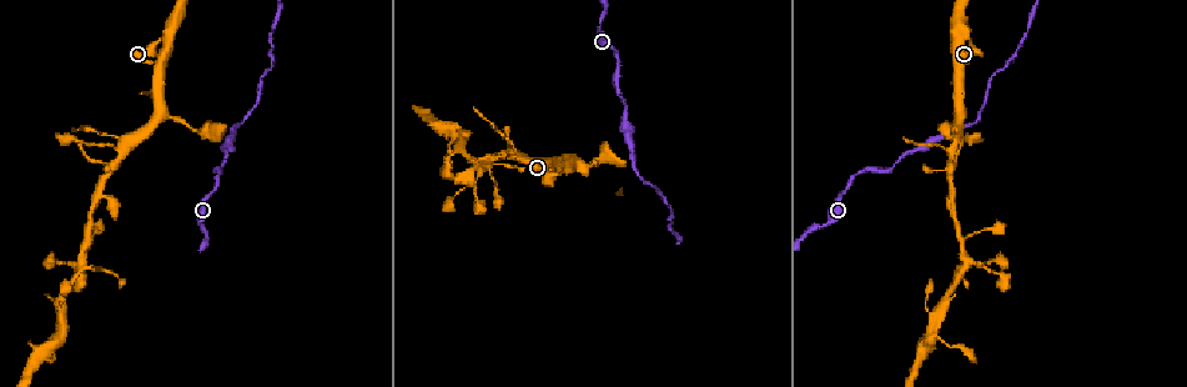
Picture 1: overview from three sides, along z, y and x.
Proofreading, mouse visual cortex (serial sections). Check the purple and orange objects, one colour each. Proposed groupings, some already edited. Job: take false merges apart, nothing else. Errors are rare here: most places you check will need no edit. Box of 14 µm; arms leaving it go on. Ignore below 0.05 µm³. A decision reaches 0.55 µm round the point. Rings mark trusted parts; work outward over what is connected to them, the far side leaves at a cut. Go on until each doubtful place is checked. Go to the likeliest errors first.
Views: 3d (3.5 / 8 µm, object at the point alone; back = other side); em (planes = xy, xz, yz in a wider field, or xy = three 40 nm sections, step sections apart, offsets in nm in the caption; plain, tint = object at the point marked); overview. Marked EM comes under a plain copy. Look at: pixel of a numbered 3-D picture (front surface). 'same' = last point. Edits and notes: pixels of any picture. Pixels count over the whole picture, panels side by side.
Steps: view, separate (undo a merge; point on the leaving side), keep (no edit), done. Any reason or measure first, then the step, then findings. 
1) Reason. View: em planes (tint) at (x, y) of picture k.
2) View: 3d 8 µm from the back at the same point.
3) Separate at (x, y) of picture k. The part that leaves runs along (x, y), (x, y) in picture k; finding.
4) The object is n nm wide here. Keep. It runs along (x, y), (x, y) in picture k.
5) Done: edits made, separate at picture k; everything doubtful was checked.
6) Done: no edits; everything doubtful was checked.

Side arm on a straight run. View: 3d 3.5 µm from the back at (963, 239) of picture 1.

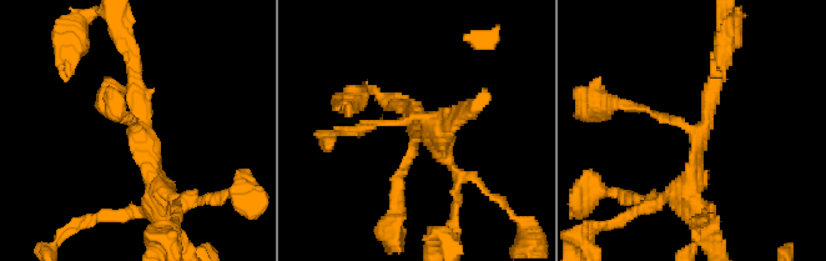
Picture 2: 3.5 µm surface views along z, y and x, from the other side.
3 arms meet here; the arms are 150, 200, 250 nm wide; shape alone is not enough. View: em xy step 3 (tint) at (133, 130) of picture 2.

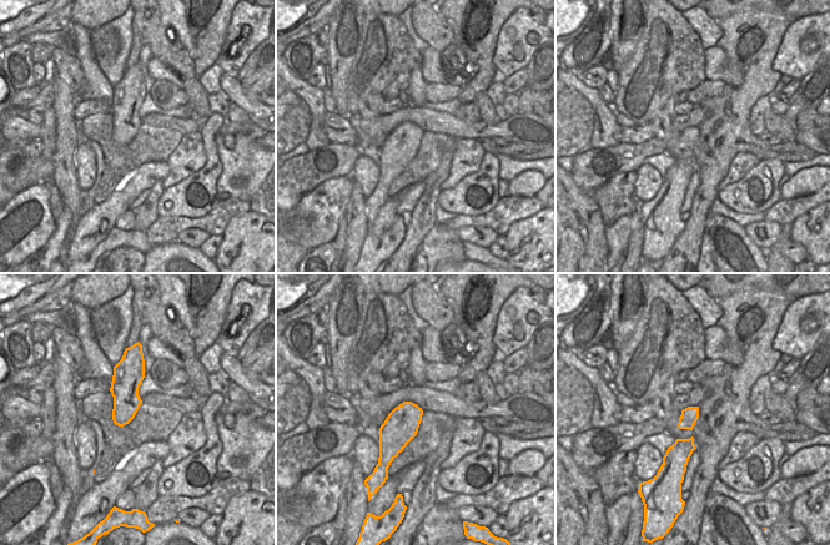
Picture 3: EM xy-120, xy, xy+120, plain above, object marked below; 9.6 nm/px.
Keep. It runs along (718, 70), (699, 135), (619, 105) in picture 2; one cell here.

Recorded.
Sudden change in width. View: 3d 3.5 µm at (967, 262) of picture 1.

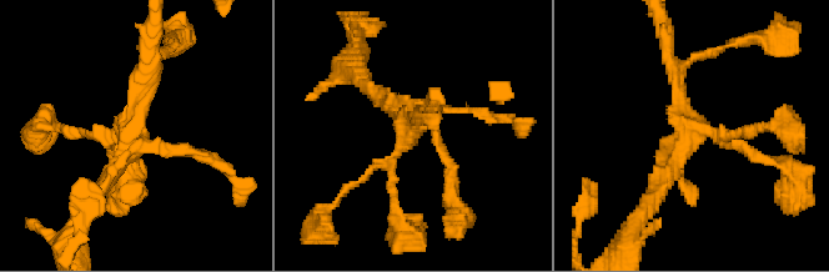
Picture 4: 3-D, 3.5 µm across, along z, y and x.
Need the tissue. View: em xy step 5 (tint) at (409, 131) of picture 4.

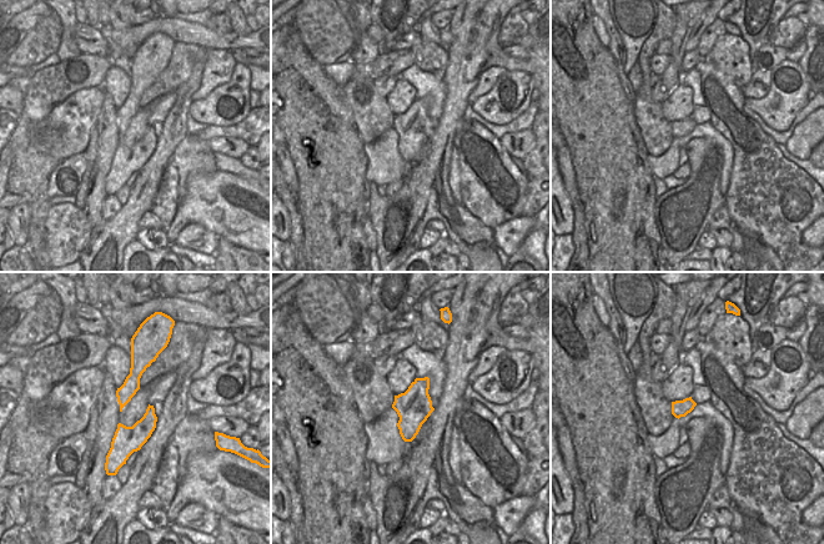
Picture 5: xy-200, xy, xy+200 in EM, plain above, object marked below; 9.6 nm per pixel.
View: em xy step 2 (tint) at the same point.

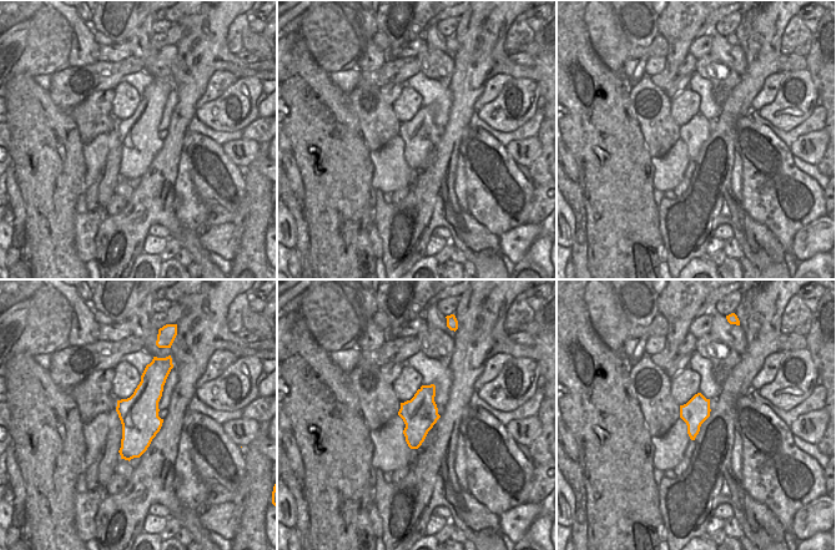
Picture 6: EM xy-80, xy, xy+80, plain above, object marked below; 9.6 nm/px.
Keep. It runs along (150, 51), (126, 155), (100, 192) in picture 4; one cell here.

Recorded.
View: 3d 3.5 µm at (473, 189) of picture 1.

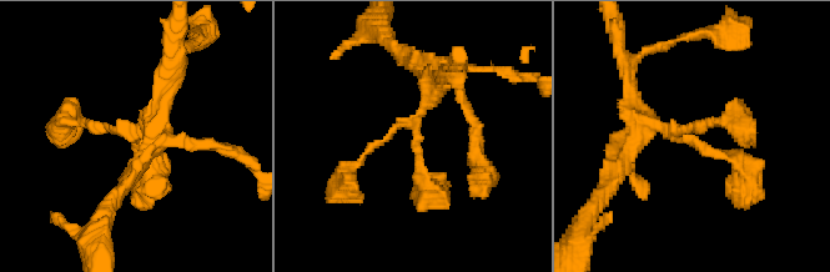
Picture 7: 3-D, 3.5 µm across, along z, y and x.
3 arms meet here; the arms are 100, 250, 250 nm wide; shape alone is not enough. View: em xy step 1 (tint) at (698, 142) of picture 7.

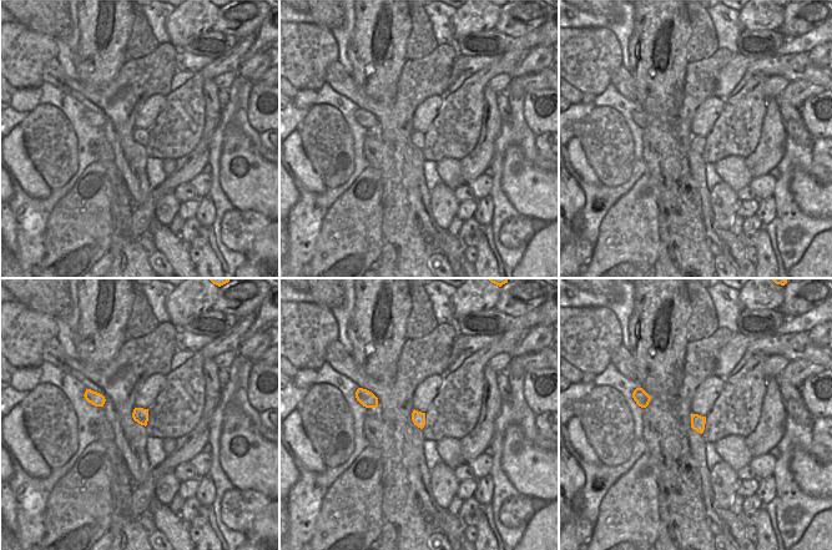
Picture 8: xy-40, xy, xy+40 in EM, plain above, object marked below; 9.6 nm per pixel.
Keep. One cell here.

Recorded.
Done: no edits; everything doubtful was checked.

